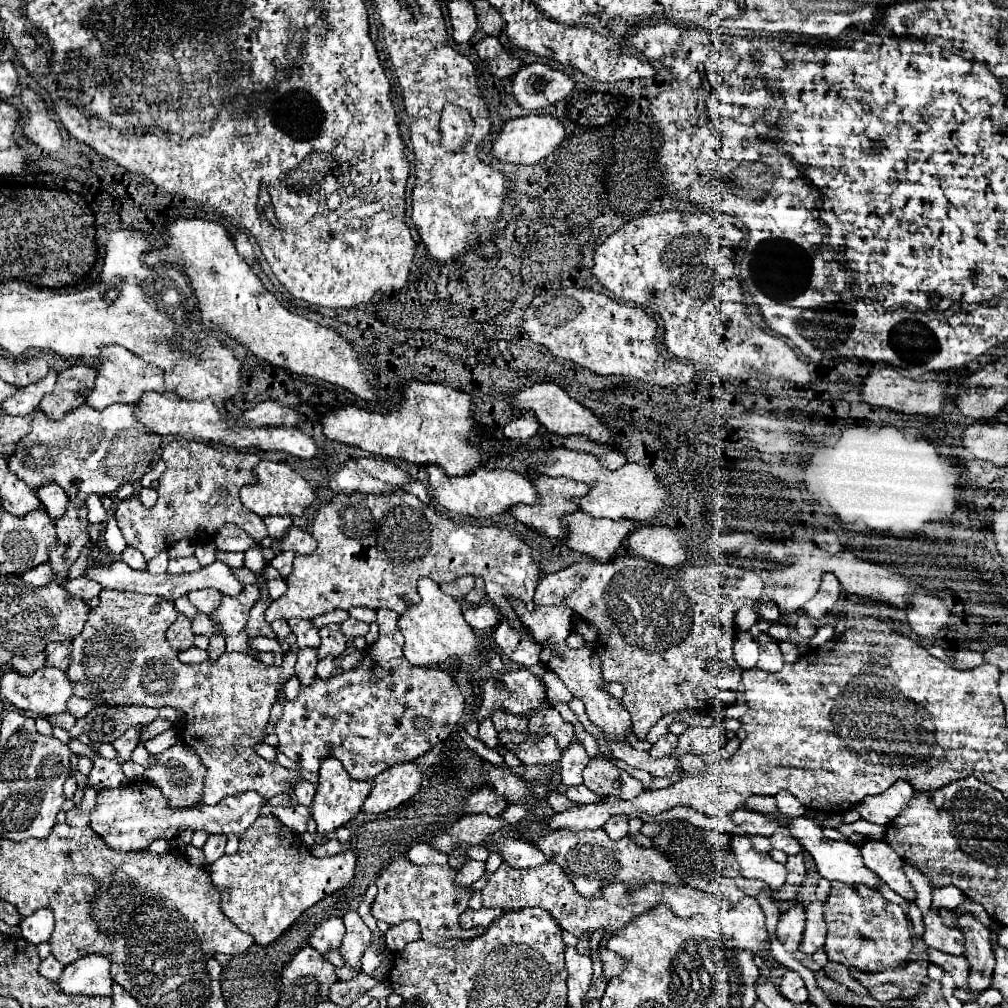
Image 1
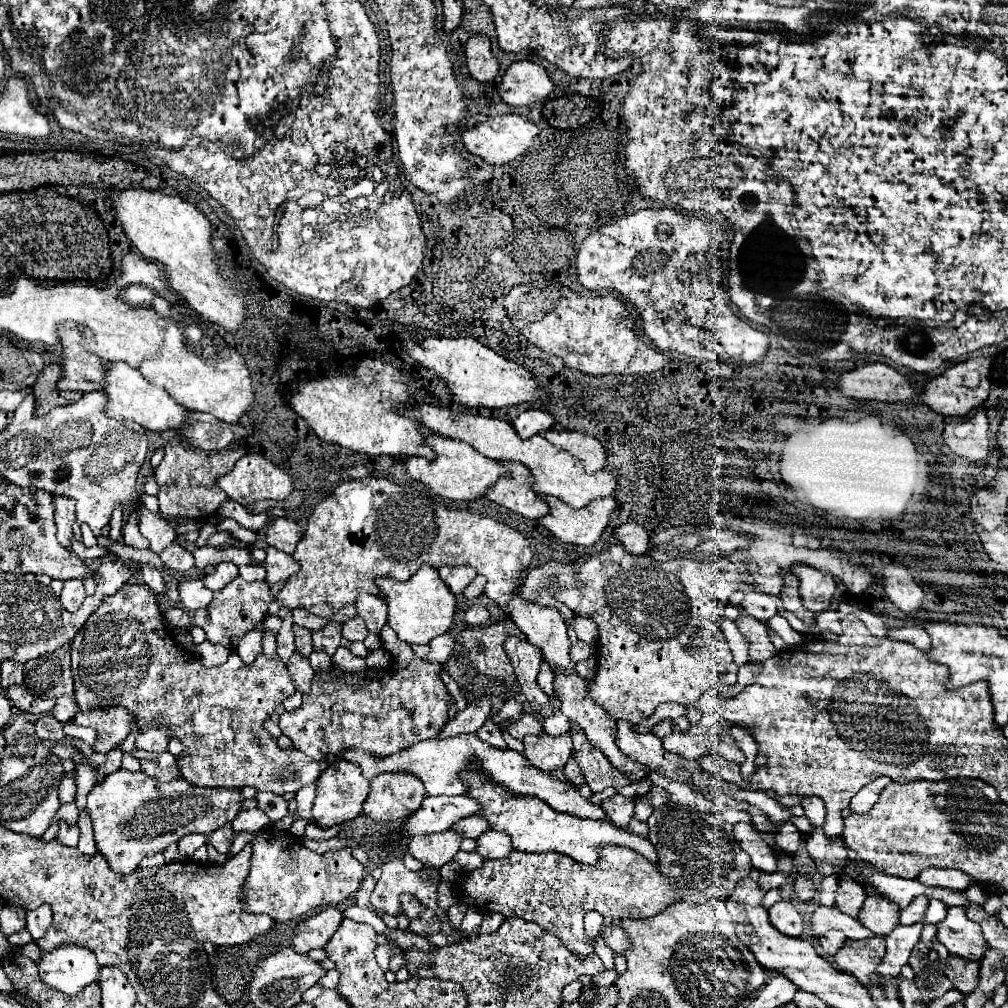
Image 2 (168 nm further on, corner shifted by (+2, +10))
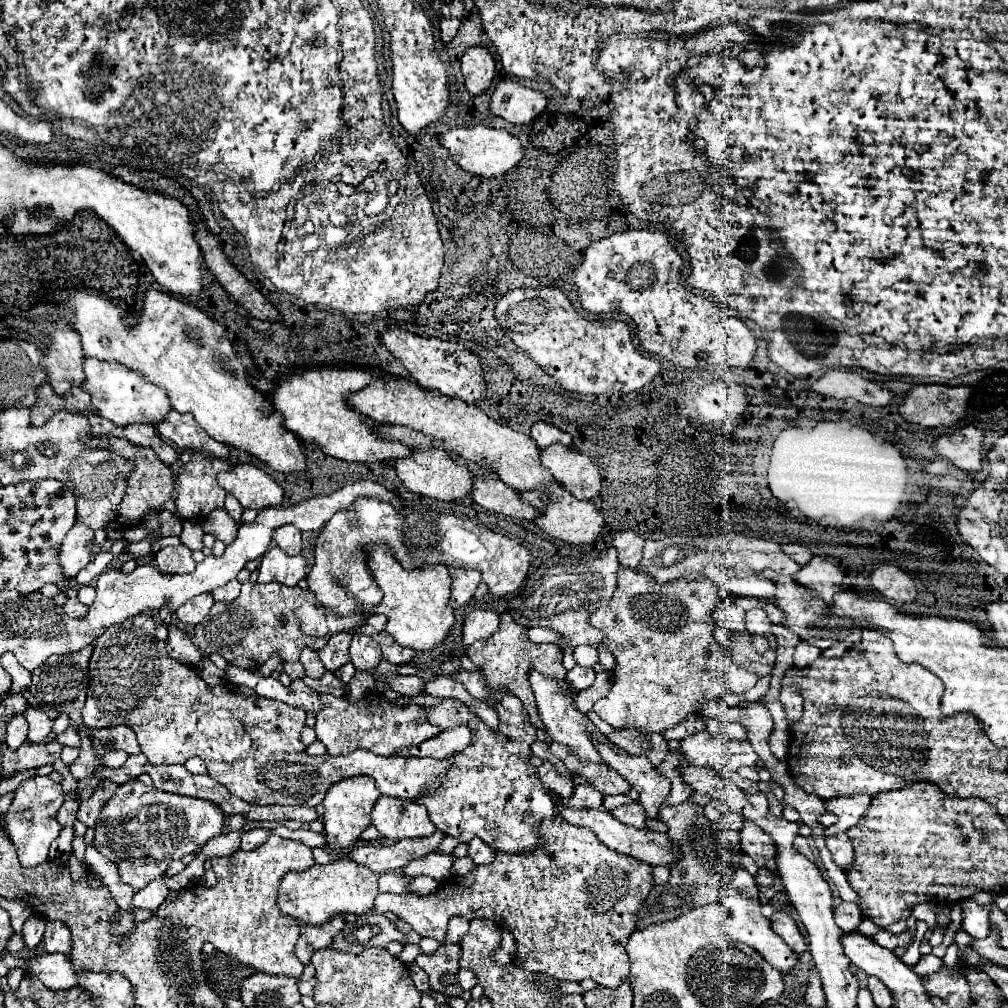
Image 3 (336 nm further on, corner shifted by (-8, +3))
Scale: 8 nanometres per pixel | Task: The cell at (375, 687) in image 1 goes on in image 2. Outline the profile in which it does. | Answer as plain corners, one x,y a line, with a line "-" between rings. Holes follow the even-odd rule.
385,623
381,629
383,649
393,657
387,669
365,669
363,673
345,673
337,667
317,671
313,677
311,693
303,695
303,705
295,711
283,711
279,715
279,727
285,737
291,739
293,749
303,751
315,761
341,757
349,749
363,749
375,757
387,757
399,749
407,749
417,741
437,737
449,721
451,695
441,681
443,665
437,661
425,661
413,655
411,647
395,637
395,631

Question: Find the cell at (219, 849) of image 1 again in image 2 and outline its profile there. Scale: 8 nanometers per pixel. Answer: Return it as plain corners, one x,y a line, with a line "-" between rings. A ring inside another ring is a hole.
223,825
223,827
215,829
215,831
209,835
211,847
217,849
219,853
227,853
227,845
231,845
231,841
229,841
229,839
231,839
231,833
233,833
231,825

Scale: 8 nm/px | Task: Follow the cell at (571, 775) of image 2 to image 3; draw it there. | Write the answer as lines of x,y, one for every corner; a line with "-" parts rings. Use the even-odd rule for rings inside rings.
579,784
573,790
573,796
569,800
569,808
583,810
583,808
601,808
603,806
603,794
589,788
587,784

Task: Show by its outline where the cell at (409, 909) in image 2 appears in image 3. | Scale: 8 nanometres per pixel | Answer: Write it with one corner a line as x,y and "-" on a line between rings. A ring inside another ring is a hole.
553,816
553,818
543,818
541,820
541,826
539,826
539,848
535,848
533,852
525,852
525,854
507,854
507,852
497,852
495,854
495,860
487,866
477,866
473,868
471,872
467,872
465,876
449,876
445,878
439,888
429,894
429,896
417,896
417,894
379,894
375,898
375,906
373,910
379,912
379,914
385,914
385,912
393,912
397,914
401,920
405,920
419,936
429,936
429,938
435,938
435,940
443,940
445,938
445,932
447,932
447,924
453,916
463,916
467,920
475,920
475,918
487,918
487,920
493,920
499,928
507,928
513,936
515,936
515,952
513,952
513,962
519,960
521,968
523,970
529,970
529,972
543,972
547,976
553,976
555,980
575,980
575,982
581,982
585,978
591,978
595,980
599,986
605,986
607,988
617,988
621,984
623,978
629,976
629,960
625,956
625,944
627,944
627,938
629,934
635,930
635,924
637,924
637,912
645,900
645,896
649,894
649,890
653,888
653,876
651,876
651,866
647,866
645,862
641,860
635,860
631,856
625,856
625,854
619,854
619,852
613,852
611,848
607,848
589,828
577,828
573,824
569,824
567,820
563,820
563,816

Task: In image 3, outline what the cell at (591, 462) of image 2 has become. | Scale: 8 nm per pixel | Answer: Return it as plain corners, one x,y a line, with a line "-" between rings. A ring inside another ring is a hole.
551,444
541,452
539,462
577,500
591,500
601,490
601,472
597,472
597,466
581,452

